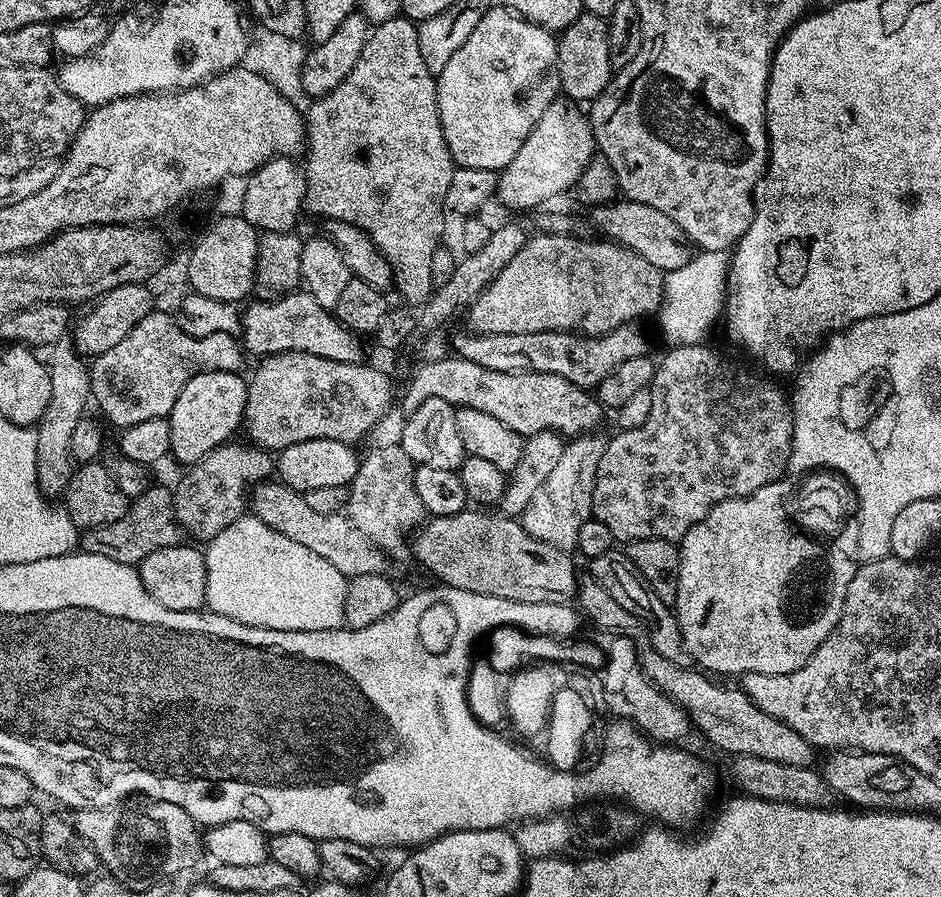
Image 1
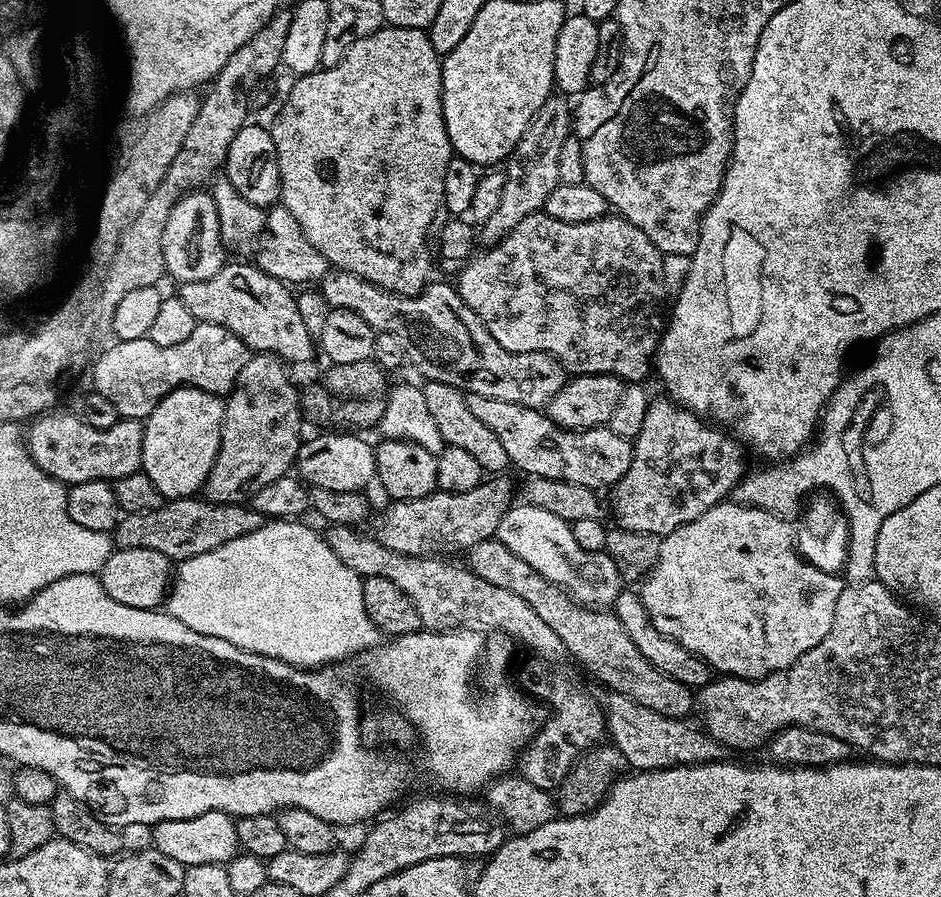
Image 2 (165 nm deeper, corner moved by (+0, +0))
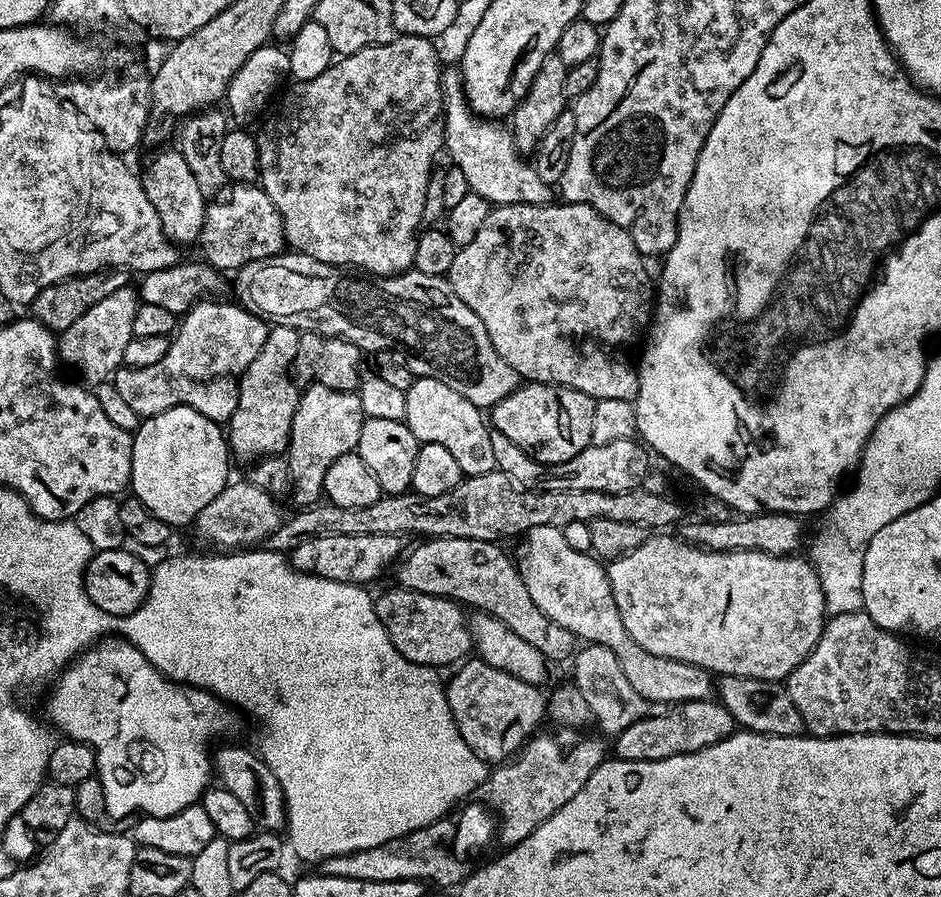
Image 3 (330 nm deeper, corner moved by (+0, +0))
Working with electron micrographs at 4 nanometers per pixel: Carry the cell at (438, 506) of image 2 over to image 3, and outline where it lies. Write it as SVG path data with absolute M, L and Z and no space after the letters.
M326 534L306 538L297 544L290 553L290 563L296 571L310 576L368 586L371 580L378 579L388 567L391 569L401 559L400 543L401 537L390 534Z

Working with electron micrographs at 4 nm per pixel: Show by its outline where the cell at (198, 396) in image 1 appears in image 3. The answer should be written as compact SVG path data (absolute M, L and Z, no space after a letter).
M181 404L162 410L141 419L132 437L131 495L162 522L191 525L230 483L228 460L226 432L217 421Z

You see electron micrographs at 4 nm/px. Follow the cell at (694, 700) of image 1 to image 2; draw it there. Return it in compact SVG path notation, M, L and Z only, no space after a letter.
M496 538L478 542L478 546L467 549L466 556L466 567L478 578L486 578L486 582L494 582L494 586L502 586L502 590L518 594L522 602L530 602L530 606L534 606L534 614L538 614L538 618L542 618L542 622L546 622L546 626L558 634L564 652L572 655L586 671L597 676L605 684L605 689L621 692L626 698L638 702L638 706L646 706L646 710L654 710L675 720L687 717L691 708L693 711L693 689L670 678L670 674L658 670L646 658L642 658L642 650L634 646L615 611L577 604L563 588L536 573Z

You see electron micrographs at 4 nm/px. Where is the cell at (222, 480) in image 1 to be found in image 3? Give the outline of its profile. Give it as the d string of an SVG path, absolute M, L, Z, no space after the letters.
M278 324L269 327L266 342L258 350L258 358L246 366L240 375L238 406L226 421L226 439L231 455L240 460L255 462L262 456L281 455L288 447L294 410L300 401L301 389L292 378L292 363L298 350L300 333Z

